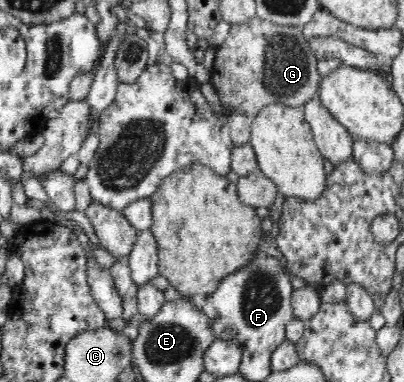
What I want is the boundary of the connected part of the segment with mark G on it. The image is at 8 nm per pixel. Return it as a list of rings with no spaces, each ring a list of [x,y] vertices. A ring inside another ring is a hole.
[[[256,16],[232,25],[223,44],[215,50],[210,83],[226,113],[239,111],[253,120],[266,105],[284,102],[303,107],[310,98],[318,96],[322,76],[311,42],[301,28],[276,25]]]

